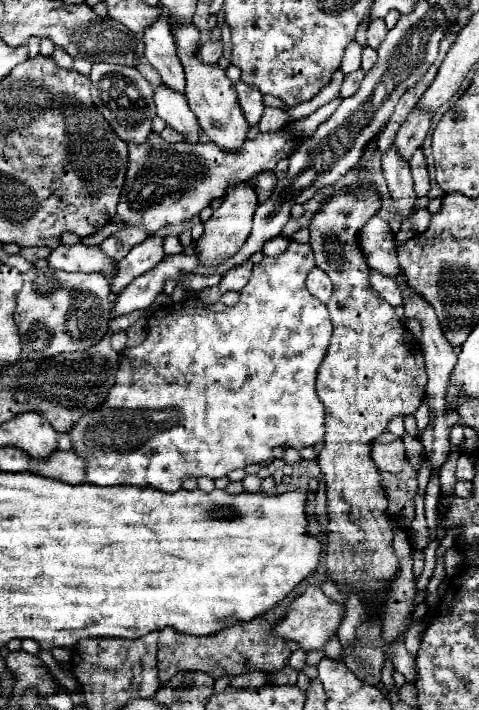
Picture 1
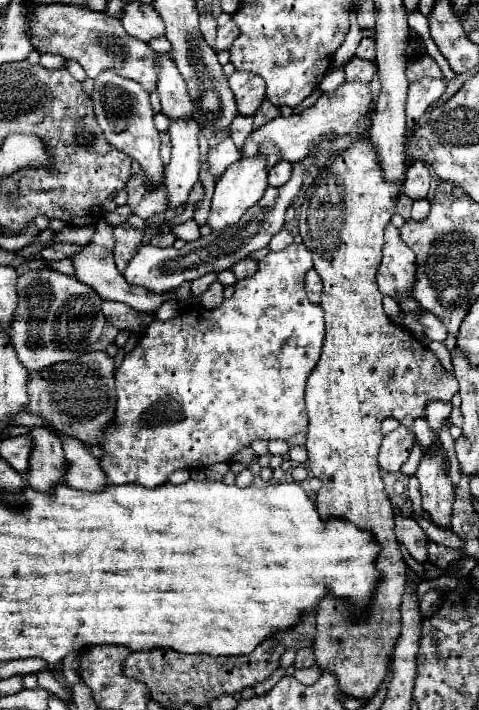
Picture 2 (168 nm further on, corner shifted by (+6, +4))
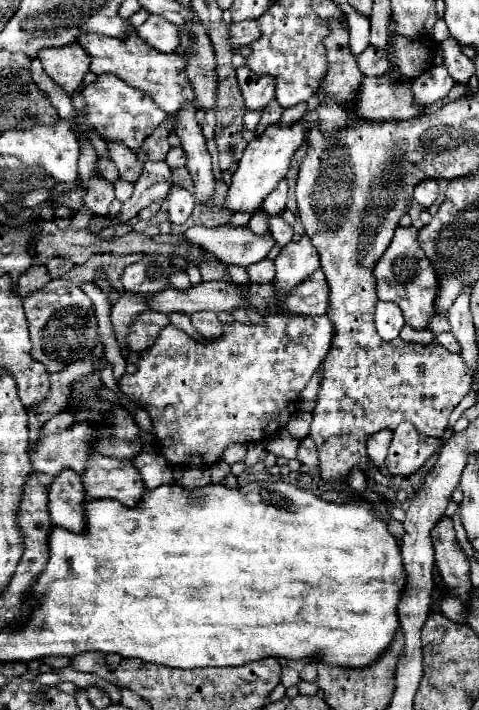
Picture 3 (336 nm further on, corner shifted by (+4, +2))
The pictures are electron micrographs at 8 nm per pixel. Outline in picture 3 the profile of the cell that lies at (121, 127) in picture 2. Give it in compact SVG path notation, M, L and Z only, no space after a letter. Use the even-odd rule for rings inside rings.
M146 162L142 176L134 184L134 194L130 196L128 202L122 204L120 214L116 214L118 222L126 222L146 206L150 206L156 200L164 200L170 192L170 180L172 180L172 170L168 168L166 162Z

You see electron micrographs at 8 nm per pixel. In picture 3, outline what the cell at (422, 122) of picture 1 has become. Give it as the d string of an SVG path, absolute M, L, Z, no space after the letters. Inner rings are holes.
M430 66L424 74L410 80L410 90L414 96L414 106L426 110L432 102L446 98L450 88L454 86L452 76L448 74L446 66Z

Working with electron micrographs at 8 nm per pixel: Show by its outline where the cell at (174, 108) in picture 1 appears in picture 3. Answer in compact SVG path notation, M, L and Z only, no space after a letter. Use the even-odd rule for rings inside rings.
M172 186L170 194L168 194L168 214L170 214L170 222L174 224L184 224L188 220L188 216L192 214L192 208L196 206L194 196L182 188L182 186Z

